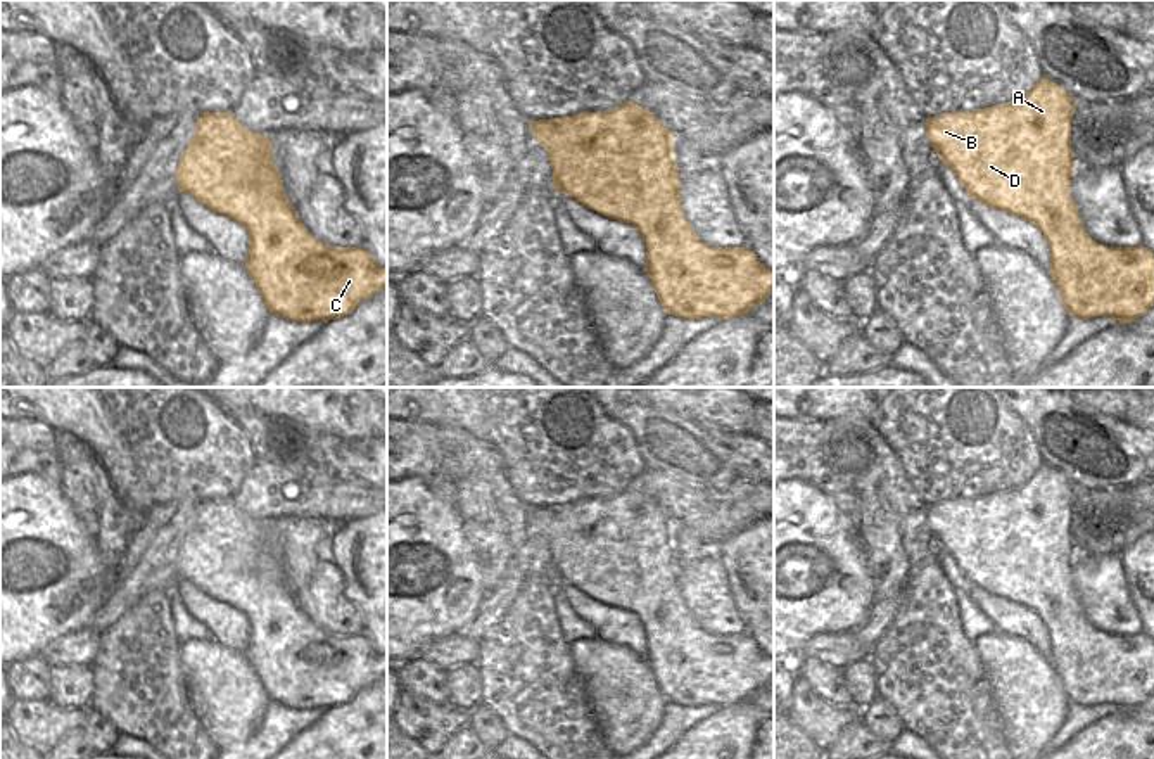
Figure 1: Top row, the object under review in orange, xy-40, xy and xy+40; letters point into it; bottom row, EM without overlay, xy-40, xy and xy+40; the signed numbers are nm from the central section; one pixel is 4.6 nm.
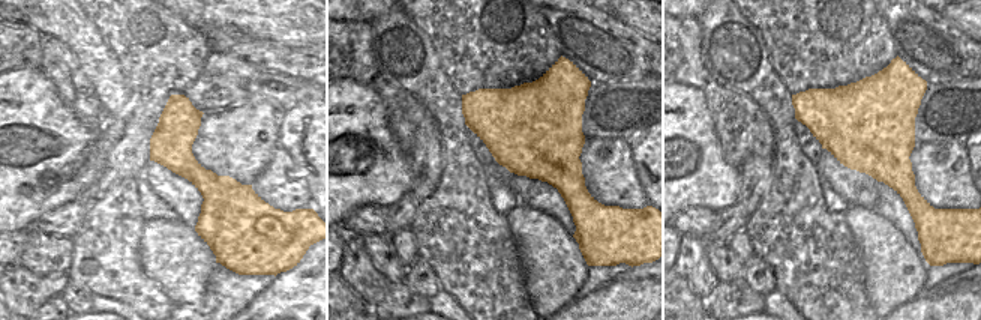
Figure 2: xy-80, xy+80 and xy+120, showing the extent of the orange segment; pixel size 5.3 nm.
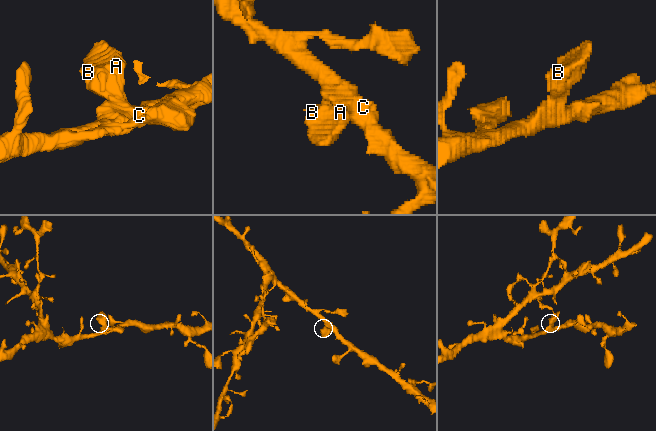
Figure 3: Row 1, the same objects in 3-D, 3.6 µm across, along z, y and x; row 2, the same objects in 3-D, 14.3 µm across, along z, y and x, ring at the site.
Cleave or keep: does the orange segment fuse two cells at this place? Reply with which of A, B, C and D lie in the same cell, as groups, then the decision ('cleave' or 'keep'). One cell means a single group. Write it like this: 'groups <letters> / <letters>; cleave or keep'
groups A B C D; keep

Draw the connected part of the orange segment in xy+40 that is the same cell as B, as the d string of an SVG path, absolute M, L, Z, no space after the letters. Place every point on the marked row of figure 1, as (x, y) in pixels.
M1042 78L1018 102L926 119L926 138L974 202L1021 216L1047 239L1049 275L1068 316L1111 316L1119 323L1130 323L1154 306L1154 252L1142 244L1107 247L1085 232L1071 197L1075 105L1061 85Z

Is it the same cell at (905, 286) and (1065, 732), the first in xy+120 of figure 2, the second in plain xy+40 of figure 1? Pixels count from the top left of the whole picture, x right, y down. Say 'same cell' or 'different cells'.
different cells

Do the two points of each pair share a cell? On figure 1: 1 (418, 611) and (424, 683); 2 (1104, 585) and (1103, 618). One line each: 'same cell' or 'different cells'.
1: different cells
2: same cell

